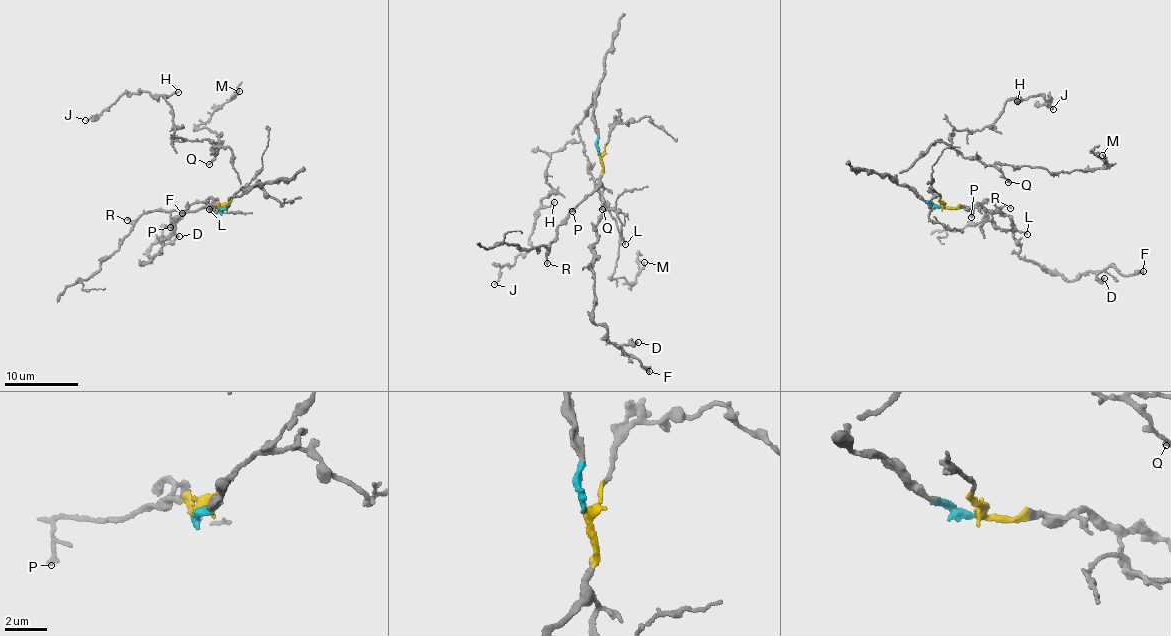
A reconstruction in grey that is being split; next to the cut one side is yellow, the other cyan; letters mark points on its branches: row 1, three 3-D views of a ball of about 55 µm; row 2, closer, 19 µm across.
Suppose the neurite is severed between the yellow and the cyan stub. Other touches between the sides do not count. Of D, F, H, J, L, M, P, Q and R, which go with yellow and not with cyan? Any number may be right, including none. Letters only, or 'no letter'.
D, F, L, P, R

